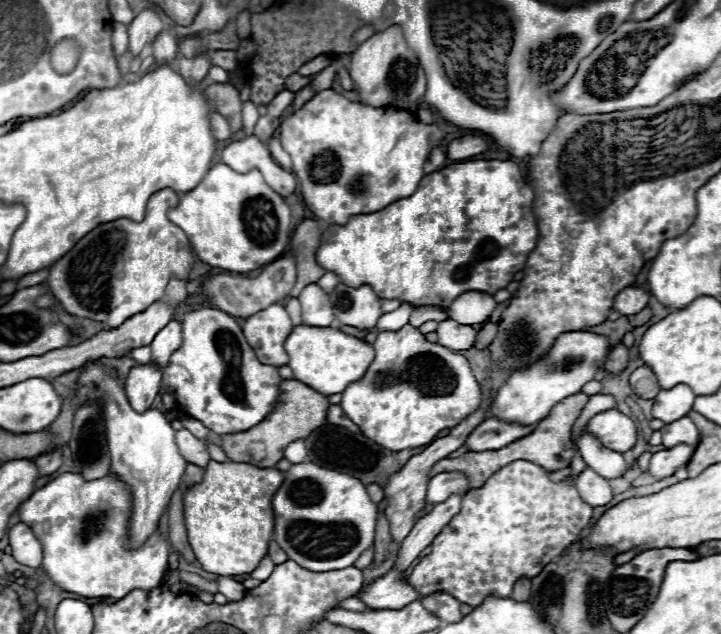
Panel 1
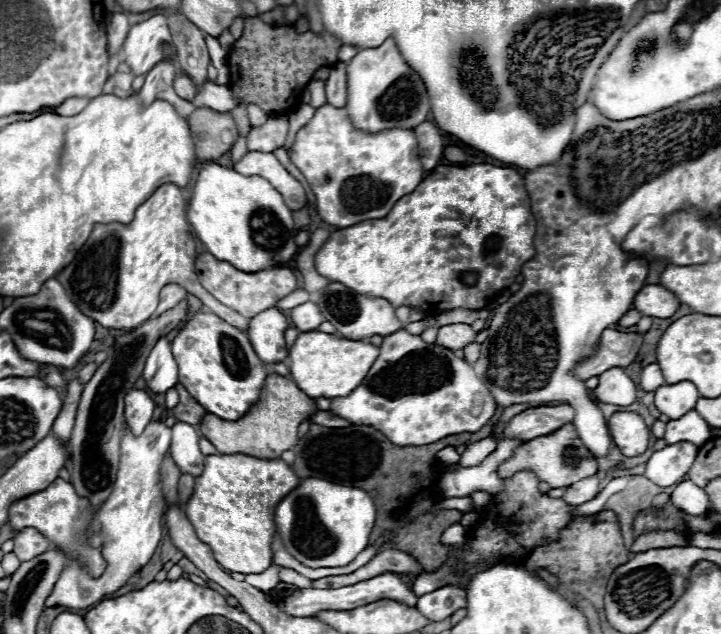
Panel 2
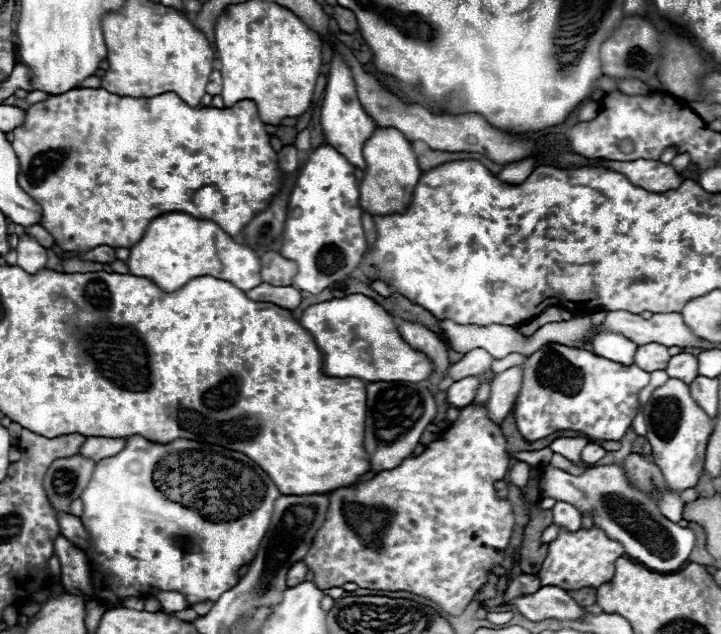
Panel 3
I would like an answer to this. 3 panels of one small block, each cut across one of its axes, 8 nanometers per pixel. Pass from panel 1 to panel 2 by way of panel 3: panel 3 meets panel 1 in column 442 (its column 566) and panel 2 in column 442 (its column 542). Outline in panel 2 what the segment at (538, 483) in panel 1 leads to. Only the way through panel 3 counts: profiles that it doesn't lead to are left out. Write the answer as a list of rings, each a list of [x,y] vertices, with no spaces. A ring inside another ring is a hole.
[[[530,470],[516,472],[510,478],[504,478],[504,490],[498,494],[492,494],[492,500],[486,504],[486,508],[480,514],[480,520],[466,532],[466,540],[462,546],[448,546],[446,560],[430,572],[422,572],[414,580],[414,594],[422,596],[428,594],[440,586],[462,586],[468,588],[470,580],[474,578],[472,570],[484,572],[486,568],[492,568],[500,562],[520,562],[526,558],[534,548],[558,540],[558,532],[566,528],[566,524],[574,522],[576,518],[582,518],[574,514],[572,504],[566,504],[562,498],[550,498],[546,492],[540,490],[540,480]],[[460,552],[460,556],[456,556]],[[464,564],[466,568],[462,572],[456,572],[456,568]]]

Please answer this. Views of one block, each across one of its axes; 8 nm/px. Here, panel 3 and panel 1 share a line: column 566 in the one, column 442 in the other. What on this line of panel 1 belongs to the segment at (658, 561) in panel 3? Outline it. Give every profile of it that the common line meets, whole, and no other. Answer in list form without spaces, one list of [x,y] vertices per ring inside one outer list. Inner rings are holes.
[[[442,472],[442,474],[436,474],[430,478],[426,502],[432,506],[442,504],[442,500],[446,500],[450,494],[466,494],[468,490],[470,490],[468,480],[462,474]]]

